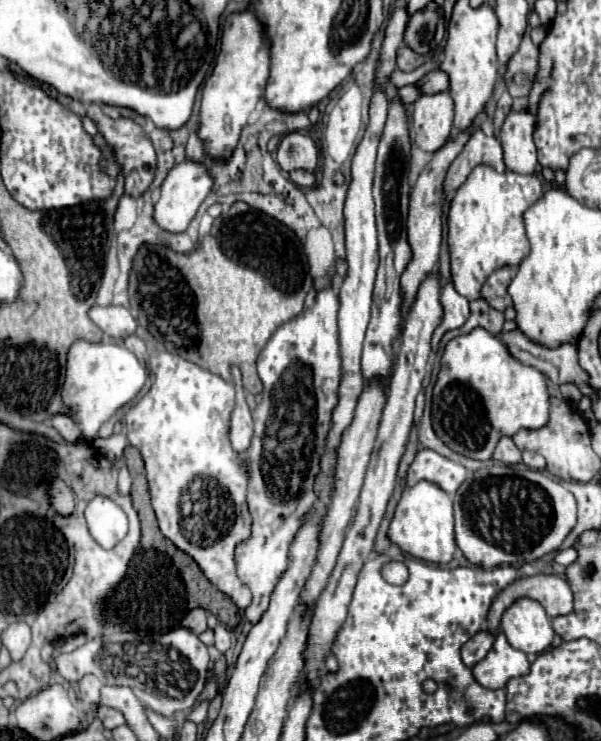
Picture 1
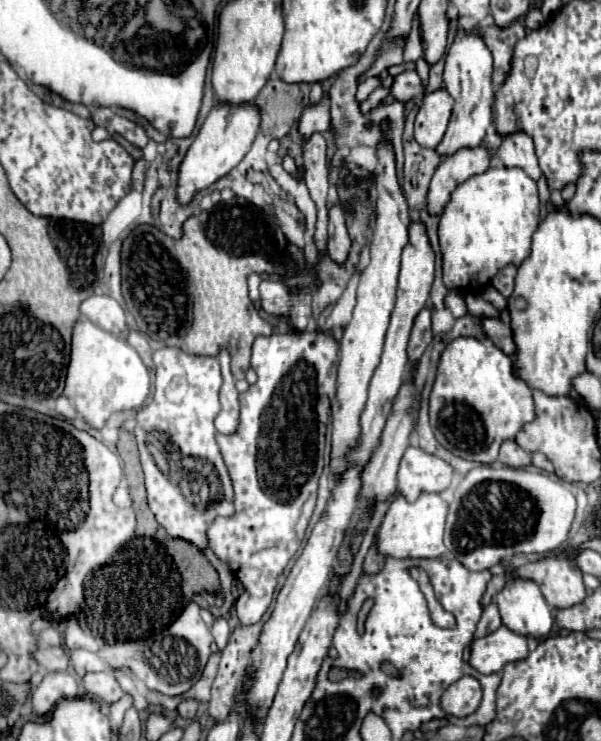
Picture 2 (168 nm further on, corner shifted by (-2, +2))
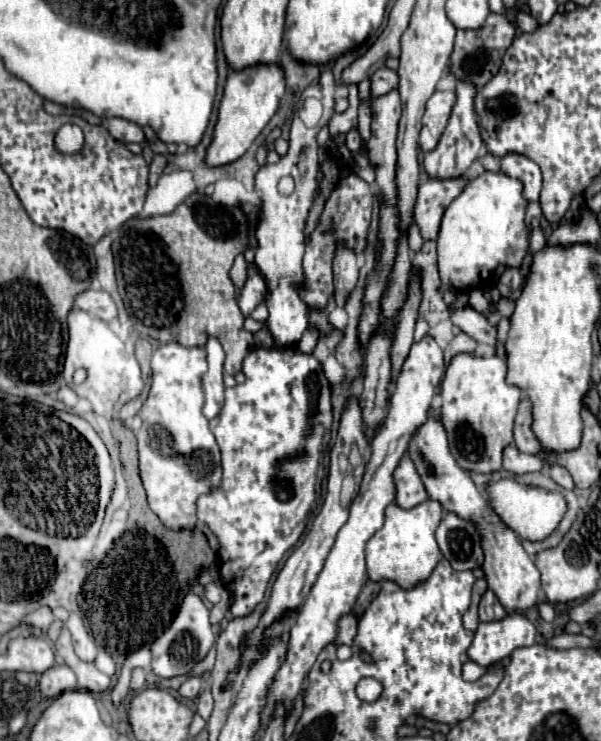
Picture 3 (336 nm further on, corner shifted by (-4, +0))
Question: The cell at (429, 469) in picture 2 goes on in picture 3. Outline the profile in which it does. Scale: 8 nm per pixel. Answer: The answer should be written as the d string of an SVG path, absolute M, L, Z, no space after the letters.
M404 456L394 470L394 486L396 486L396 504L400 508L414 508L428 498L426 488L420 476L414 470L414 464L408 456Z

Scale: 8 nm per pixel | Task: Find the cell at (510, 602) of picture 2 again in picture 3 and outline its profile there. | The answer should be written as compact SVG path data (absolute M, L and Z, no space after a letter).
M430 408L426 424L422 424L422 428L418 428L418 432L414 432L414 436L410 438L408 456L414 460L416 472L422 476L422 484L426 486L428 498L438 500L444 512L454 512L458 518L470 520L478 528L478 534L482 536L482 550L484 550L482 572L488 582L488 588L504 604L506 612L524 612L530 606L536 606L540 572L534 566L534 560L524 550L520 536L516 532L510 532L510 528L502 524L502 518L494 512L490 500L474 486L470 474L456 464L448 448L446 430L440 418L436 418L434 408Z

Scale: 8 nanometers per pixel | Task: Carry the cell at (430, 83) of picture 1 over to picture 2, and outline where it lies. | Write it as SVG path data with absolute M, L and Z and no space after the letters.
M414 70L398 74L392 84L392 96L400 102L408 102L412 98L422 98L424 92L426 92L426 88L422 84L422 78Z

